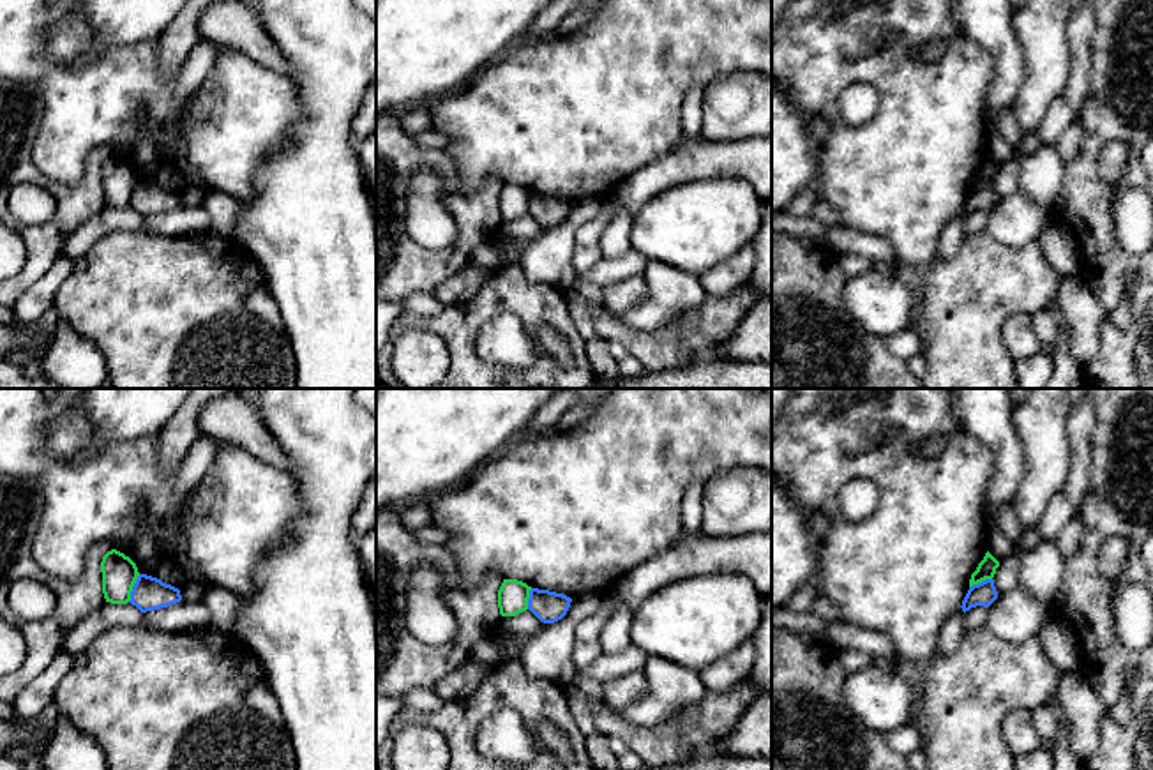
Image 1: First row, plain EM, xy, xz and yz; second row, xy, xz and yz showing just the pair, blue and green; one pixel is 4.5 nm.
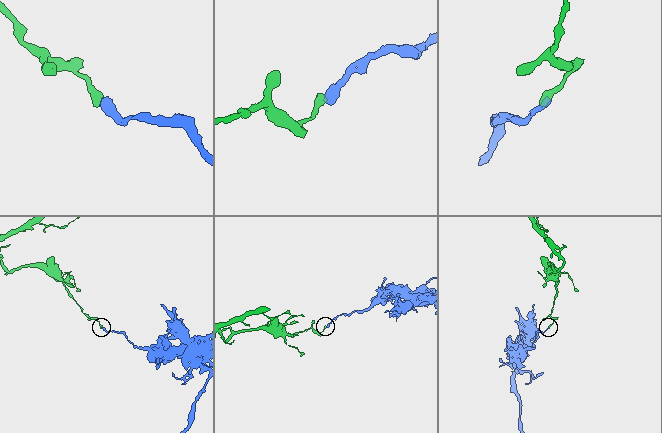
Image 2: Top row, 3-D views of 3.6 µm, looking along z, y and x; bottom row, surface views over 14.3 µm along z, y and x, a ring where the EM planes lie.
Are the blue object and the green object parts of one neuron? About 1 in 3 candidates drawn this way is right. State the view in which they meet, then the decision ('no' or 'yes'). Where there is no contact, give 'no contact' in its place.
meets blue in xy; no

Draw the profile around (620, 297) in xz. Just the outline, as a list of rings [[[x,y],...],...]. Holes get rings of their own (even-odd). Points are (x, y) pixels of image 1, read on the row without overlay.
[[[636,276],[627,281],[604,288],[602,307],[618,316],[634,306],[641,304],[648,297],[648,284],[644,276]]]

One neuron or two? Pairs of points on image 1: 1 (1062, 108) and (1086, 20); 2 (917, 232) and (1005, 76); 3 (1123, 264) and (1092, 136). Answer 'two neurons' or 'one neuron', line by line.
1: two neurons
2: two neurons
3: one neuron

